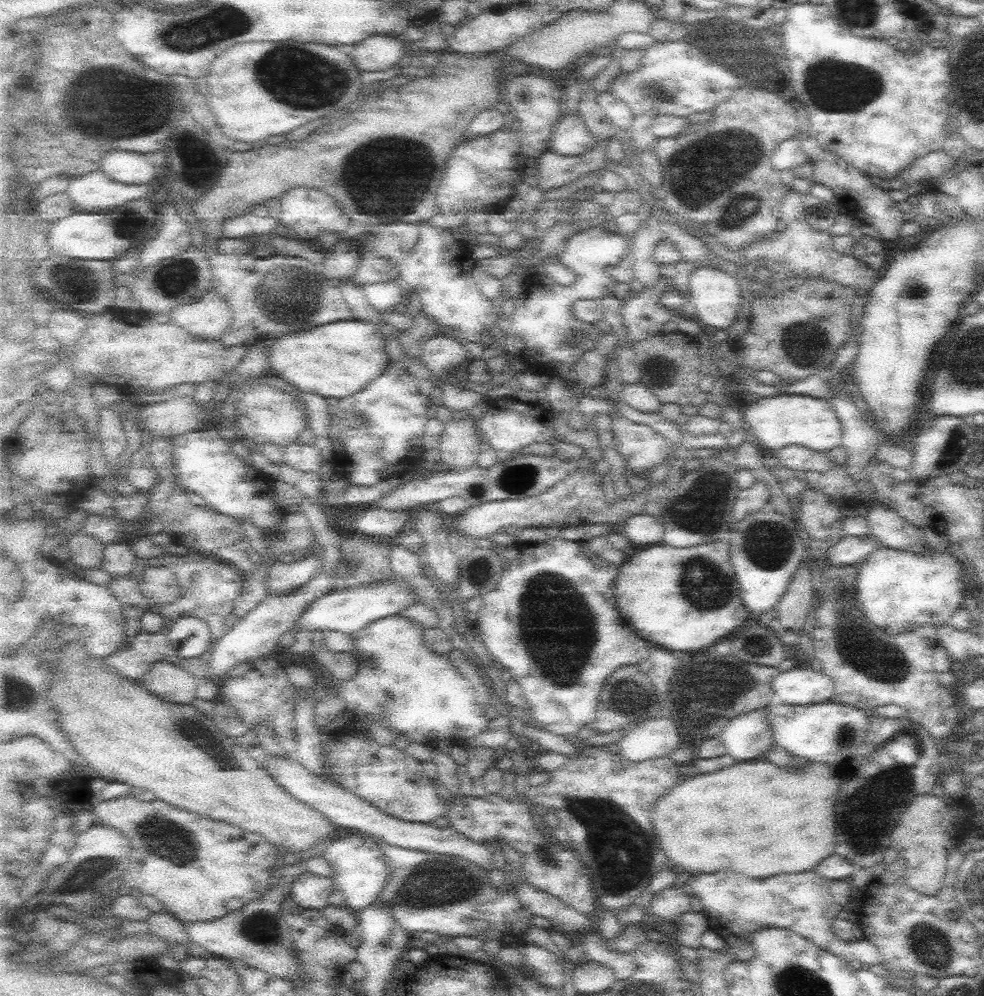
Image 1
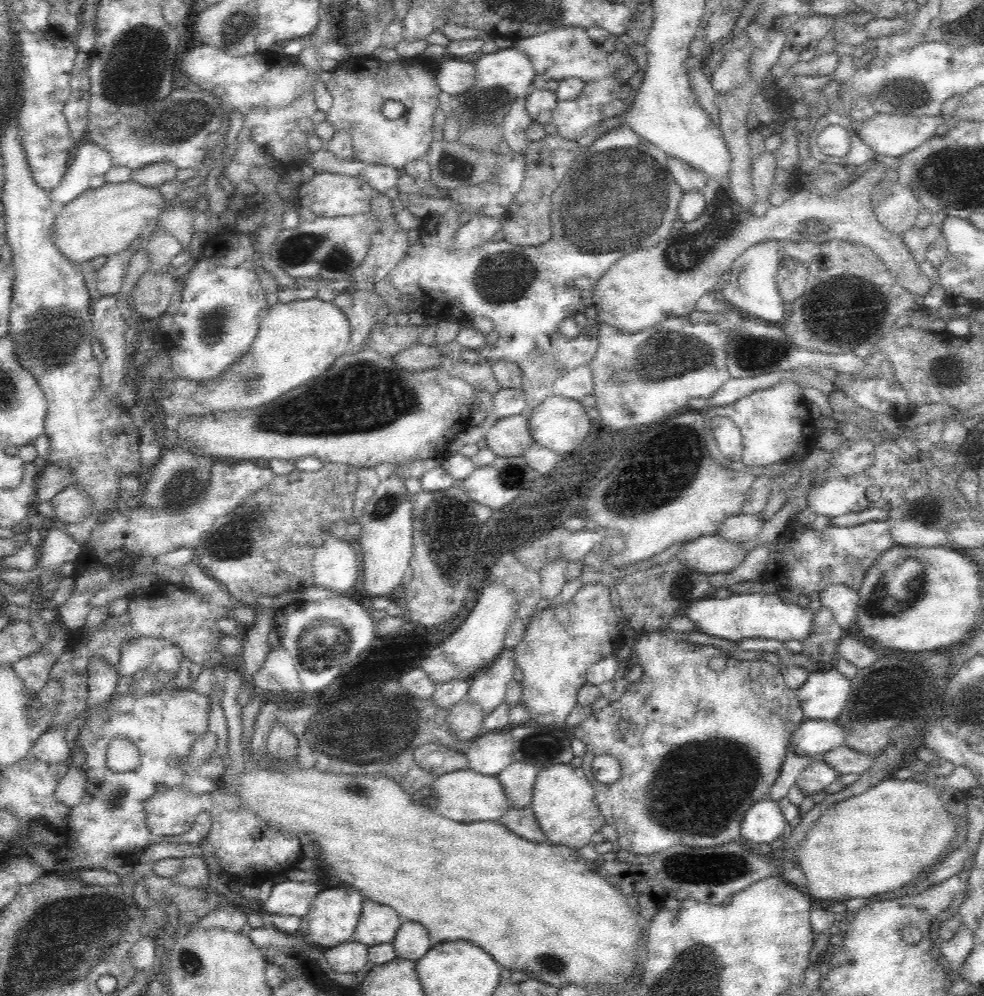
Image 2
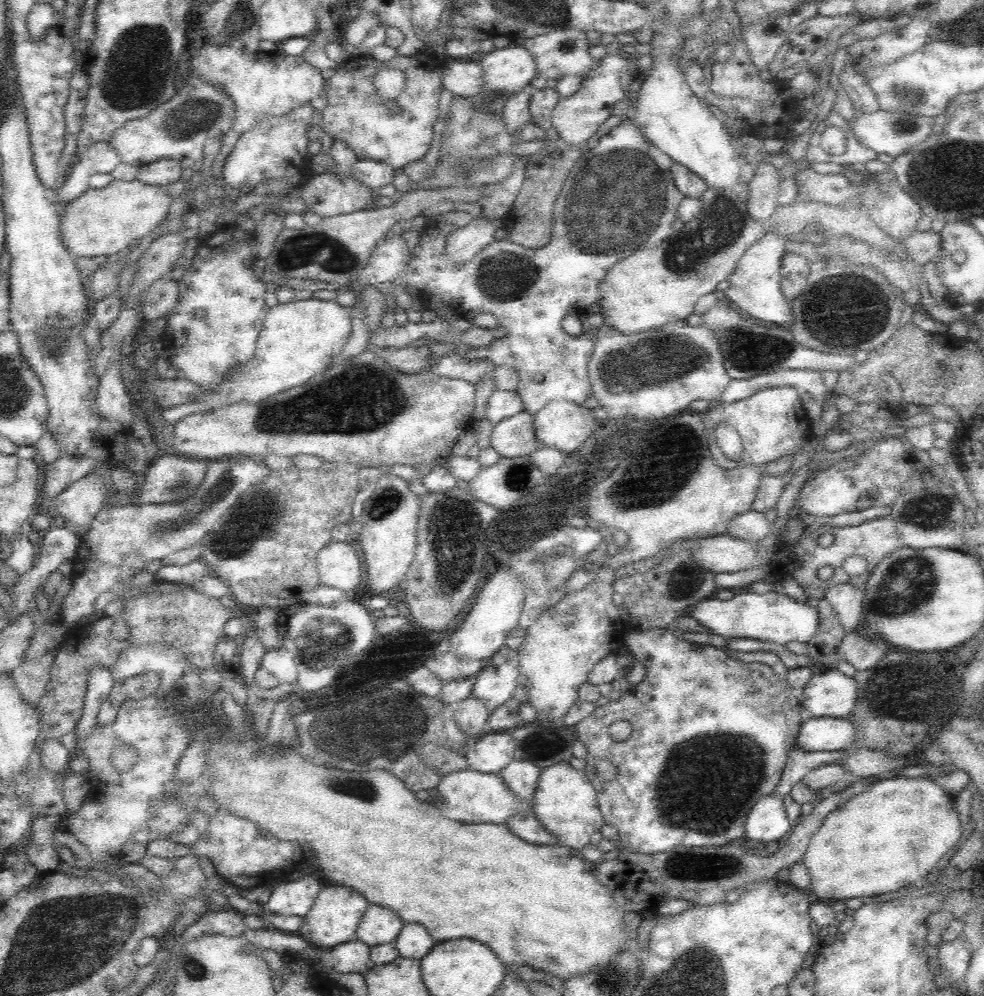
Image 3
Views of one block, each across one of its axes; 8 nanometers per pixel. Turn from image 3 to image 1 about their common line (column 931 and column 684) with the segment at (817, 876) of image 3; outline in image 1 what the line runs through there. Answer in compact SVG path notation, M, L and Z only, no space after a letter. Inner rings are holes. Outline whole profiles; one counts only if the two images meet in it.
M760 760L760 762L740 762L740 764L734 764L730 768L724 768L724 770L717 770L716 772L709 772L708 774L699 774L695 777L683 777L681 781L670 789L670 792L666 796L662 796L660 800L656 801L654 806L654 814L652 814L652 822L654 822L654 828L656 828L656 834L658 834L658 840L660 840L660 846L664 848L666 856L680 864L686 872L690 874L700 874L700 872L736 872L736 874L748 874L750 878L770 878L770 876L776 876L776 874L794 874L794 872L806 872L815 869L822 860L828 858L828 856L835 853L836 850L836 822L834 822L834 808L832 808L832 802L834 802L834 796L838 792L838 784L840 784L840 776L836 778L836 770L834 770L834 764L824 764L824 762L809 762L808 766L802 766L802 768L794 768L794 770L786 770L786 768L780 768L776 764L769 760Z

